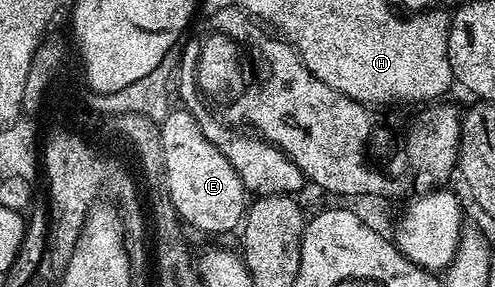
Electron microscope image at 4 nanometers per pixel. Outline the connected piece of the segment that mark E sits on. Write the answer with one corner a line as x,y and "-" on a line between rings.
170,110
160,122
164,181
181,220
201,232
229,232
242,223
247,211
247,193
235,166
203,138
199,122
187,110

